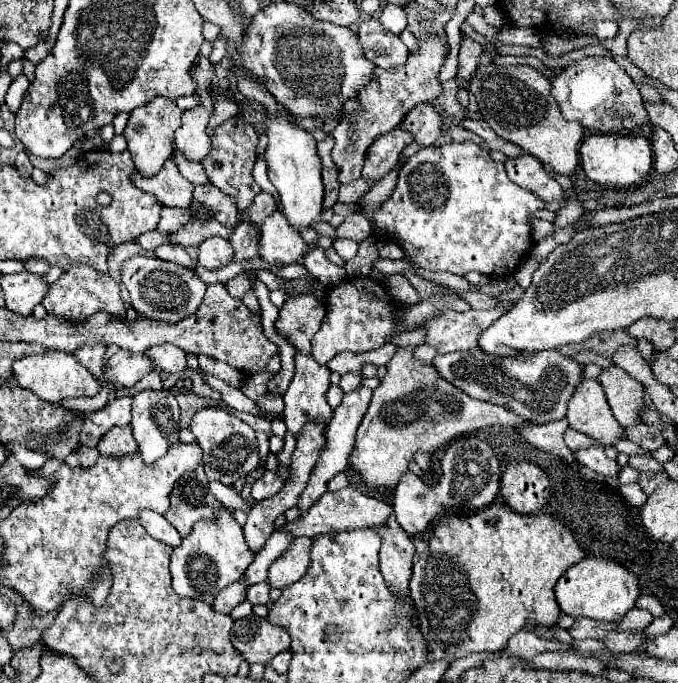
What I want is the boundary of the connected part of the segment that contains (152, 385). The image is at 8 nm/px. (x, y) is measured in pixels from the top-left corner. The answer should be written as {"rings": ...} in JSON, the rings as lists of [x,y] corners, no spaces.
{"rings":[[[157,371],[153,373],[147,373],[141,381],[137,381],[137,385],[133,385],[131,389],[123,389],[119,395],[135,395],[143,389],[163,389],[163,383],[161,383],[161,375]]]}

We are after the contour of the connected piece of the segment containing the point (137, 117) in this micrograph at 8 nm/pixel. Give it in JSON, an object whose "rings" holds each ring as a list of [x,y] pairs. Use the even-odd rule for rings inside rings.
{"rings":[[[157,97],[149,105],[141,105],[141,109],[133,109],[129,113],[123,137],[127,139],[127,149],[141,177],[155,177],[161,171],[163,163],[171,157],[173,133],[181,127],[181,113],[183,111],[175,105],[175,101],[167,97]]]}

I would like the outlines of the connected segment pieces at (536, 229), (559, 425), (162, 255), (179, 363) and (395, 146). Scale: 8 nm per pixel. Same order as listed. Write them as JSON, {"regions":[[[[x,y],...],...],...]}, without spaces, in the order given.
{"regions":[[[[535,221],[533,223],[533,237],[537,237],[537,239],[545,239],[545,237],[549,237],[551,233],[553,233],[553,223],[549,223],[549,221]]],[[[559,419],[559,421],[553,421],[549,425],[529,425],[529,427],[521,429],[519,435],[529,445],[533,445],[533,447],[537,447],[541,451],[549,451],[549,453],[557,455],[559,459],[571,463],[573,461],[573,453],[563,443],[565,429],[567,429],[567,421],[565,419]]],[[[161,245],[161,249],[155,251],[159,259],[165,259],[165,261],[171,261],[171,263],[177,263],[181,267],[187,267],[187,269],[195,269],[195,261],[189,257],[189,253],[181,247],[181,245]]],[[[159,345],[155,349],[149,349],[147,355],[153,359],[155,367],[167,373],[181,373],[187,369],[185,351],[177,349],[173,345]]],[[[395,127],[383,137],[377,137],[373,145],[369,145],[365,155],[365,169],[363,177],[371,181],[379,181],[393,165],[397,165],[401,151],[413,143],[413,135],[407,129]]]]}

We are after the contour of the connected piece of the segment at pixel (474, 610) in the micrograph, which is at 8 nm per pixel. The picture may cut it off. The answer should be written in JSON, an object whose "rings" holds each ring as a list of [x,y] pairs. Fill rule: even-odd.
{"rings":[[[491,505],[475,515],[469,517],[443,517],[437,527],[433,529],[433,537],[429,541],[429,553],[421,555],[417,559],[417,563],[413,565],[413,577],[411,577],[411,599],[413,605],[417,609],[417,619],[419,619],[419,629],[425,637],[427,643],[427,651],[429,651],[429,661],[441,661],[445,659],[447,663],[459,659],[459,657],[467,657],[471,653],[479,653],[479,651],[501,651],[507,647],[507,641],[511,635],[515,635],[517,631],[521,631],[527,623],[535,621],[541,625],[549,625],[553,627],[561,615],[561,609],[555,601],[555,583],[557,579],[575,563],[579,563],[585,557],[583,549],[579,547],[579,543],[575,541],[573,533],[555,517],[551,515],[519,515],[515,511],[511,511],[507,505]]]}

